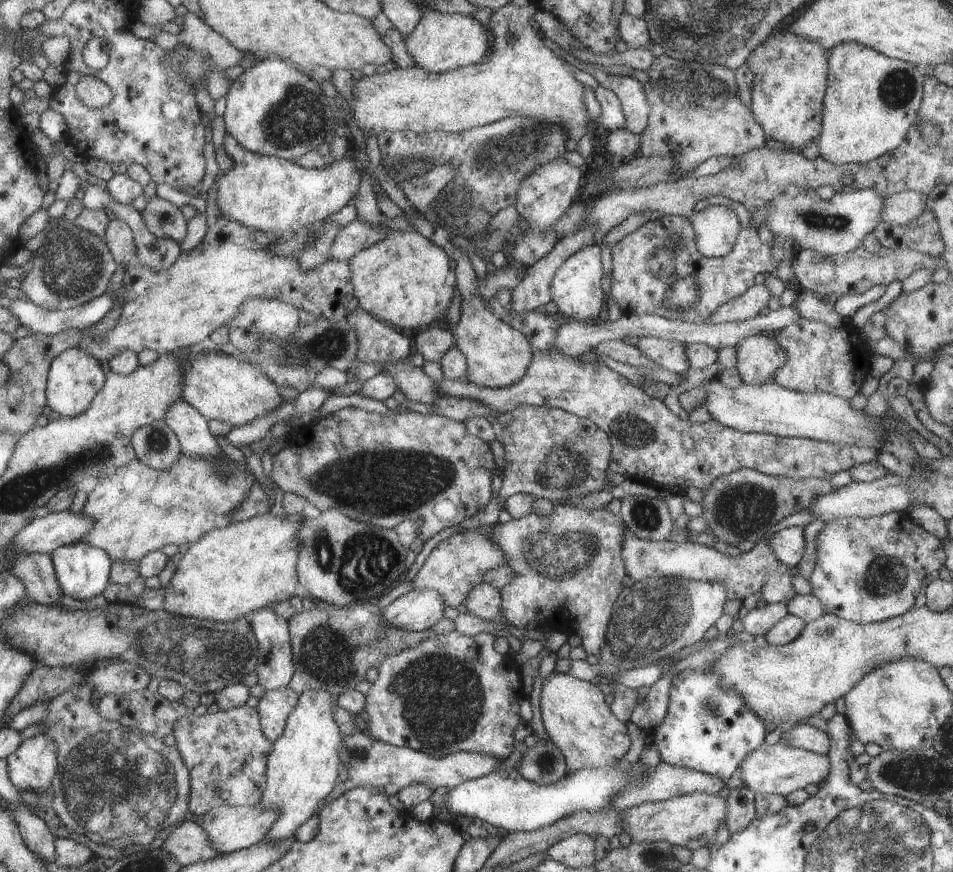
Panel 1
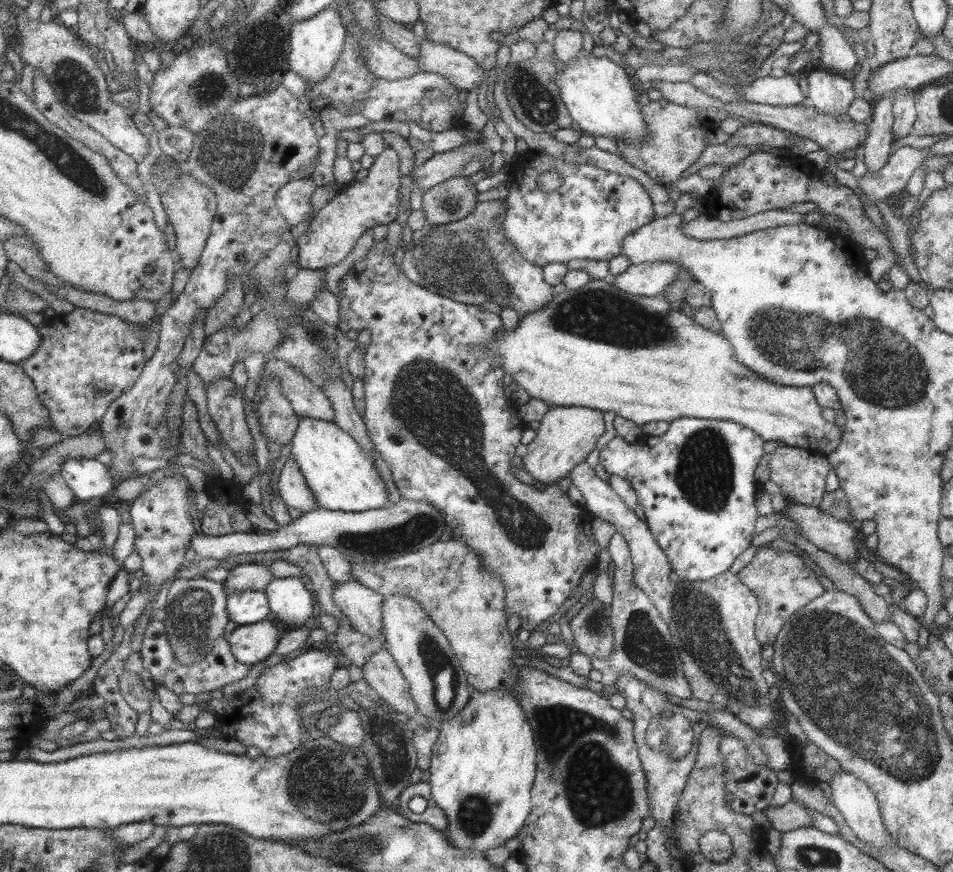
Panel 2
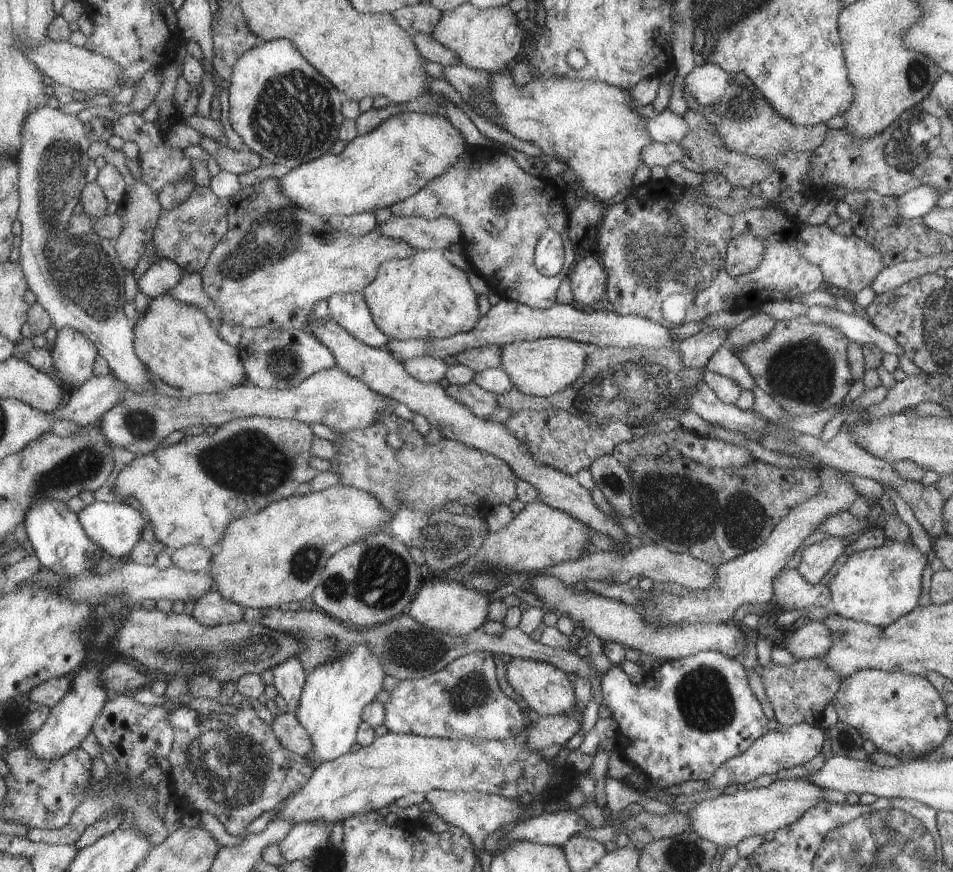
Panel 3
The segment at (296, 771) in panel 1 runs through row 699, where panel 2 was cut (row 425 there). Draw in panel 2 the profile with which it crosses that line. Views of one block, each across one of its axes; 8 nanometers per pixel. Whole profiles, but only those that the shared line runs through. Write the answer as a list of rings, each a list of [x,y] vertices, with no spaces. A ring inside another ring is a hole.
[[[300,417],[289,442],[290,453],[298,462],[307,486],[315,498],[317,508],[359,512],[386,506],[387,491],[372,462],[367,462],[359,443],[334,423]]]

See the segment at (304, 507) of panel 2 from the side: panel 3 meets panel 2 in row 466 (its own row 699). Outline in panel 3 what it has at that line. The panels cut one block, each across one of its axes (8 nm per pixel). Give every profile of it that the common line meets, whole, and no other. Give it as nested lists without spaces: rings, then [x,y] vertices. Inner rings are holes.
[[[295,656],[283,660],[282,664],[277,664],[270,671],[273,674],[272,685],[287,705],[286,712],[294,714],[302,688],[305,686],[307,672]]]

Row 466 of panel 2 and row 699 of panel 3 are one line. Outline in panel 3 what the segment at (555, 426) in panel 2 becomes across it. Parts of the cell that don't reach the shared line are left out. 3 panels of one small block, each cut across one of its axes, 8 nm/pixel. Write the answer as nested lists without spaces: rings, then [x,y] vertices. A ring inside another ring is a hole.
[[[512,659],[505,665],[507,683],[517,696],[522,697],[529,708],[539,716],[561,716],[575,712],[575,694],[572,682],[567,679],[566,673],[543,662]]]

